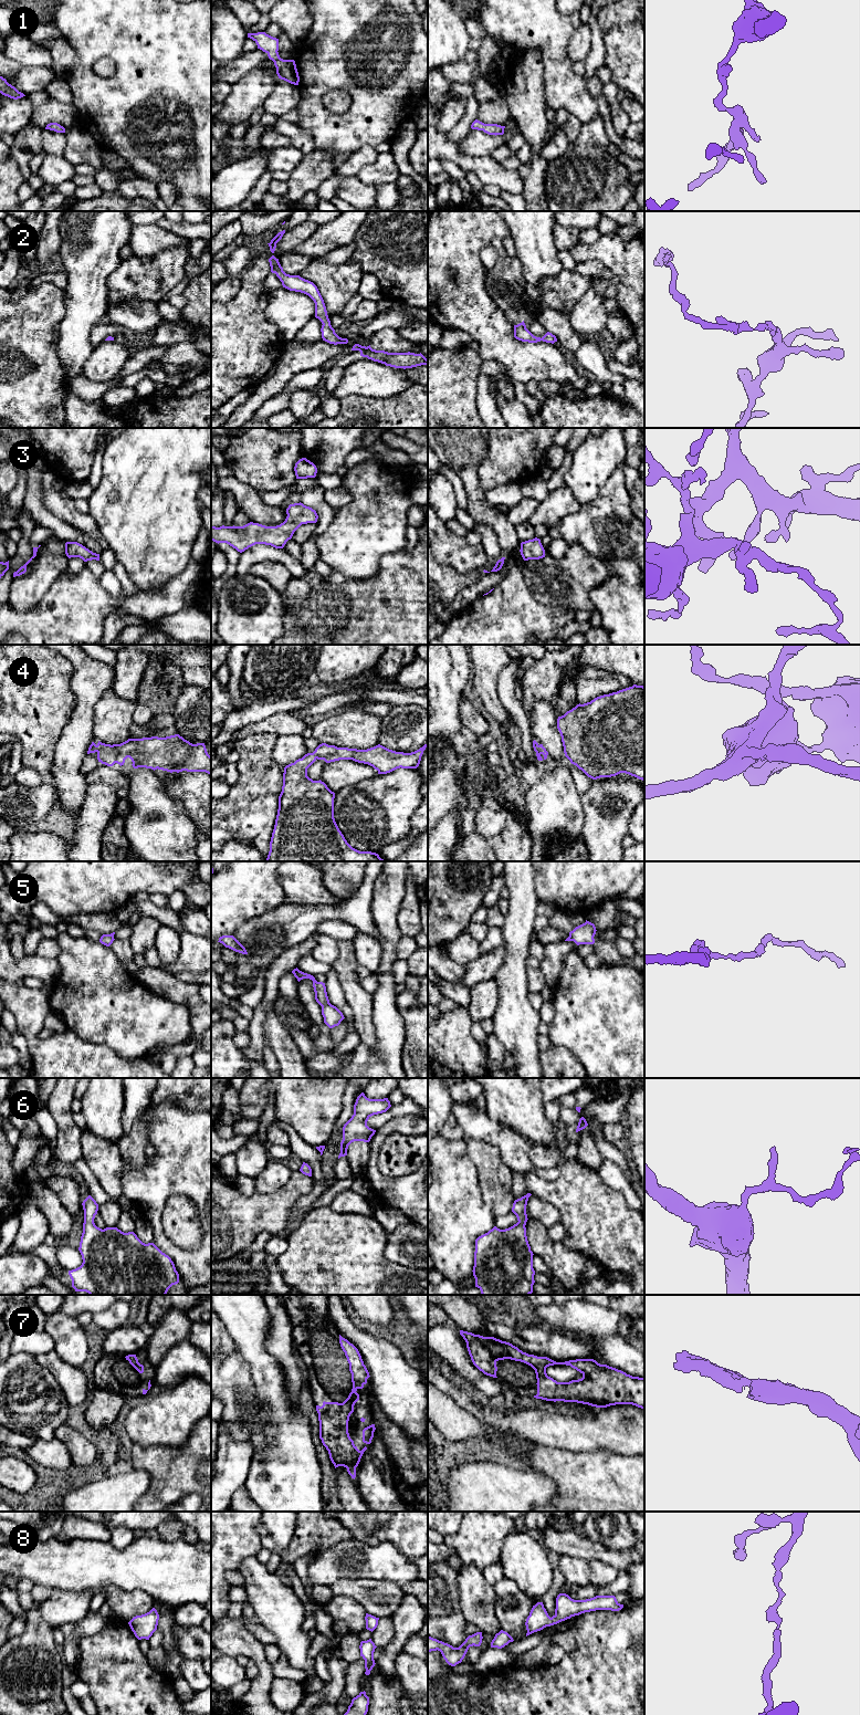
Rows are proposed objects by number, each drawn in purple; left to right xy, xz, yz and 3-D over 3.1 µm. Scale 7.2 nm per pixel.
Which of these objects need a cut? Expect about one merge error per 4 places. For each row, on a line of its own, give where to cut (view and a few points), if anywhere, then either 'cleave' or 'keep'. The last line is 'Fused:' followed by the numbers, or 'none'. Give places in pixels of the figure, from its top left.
1: no cut; keep
2: no cut; keep
3: no cut; keep
4: no cut; keep
5: no cut; keep
6: no cut; keep
7: no cut; keep
8: no cut; keep
Fused: none

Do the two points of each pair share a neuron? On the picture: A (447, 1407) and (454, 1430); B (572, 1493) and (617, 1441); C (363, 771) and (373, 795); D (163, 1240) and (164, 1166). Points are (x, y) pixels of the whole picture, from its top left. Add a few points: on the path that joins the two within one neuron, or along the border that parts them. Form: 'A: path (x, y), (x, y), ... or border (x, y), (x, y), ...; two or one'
A: path (447, 1412), (447, 1415), (454, 1424); one
B: border (581, 1451), (609, 1450), (632, 1456); two
C: border (378, 774), (354, 784), (348, 784), (342, 788); two
D: path (155, 1221), (155, 1184); one

